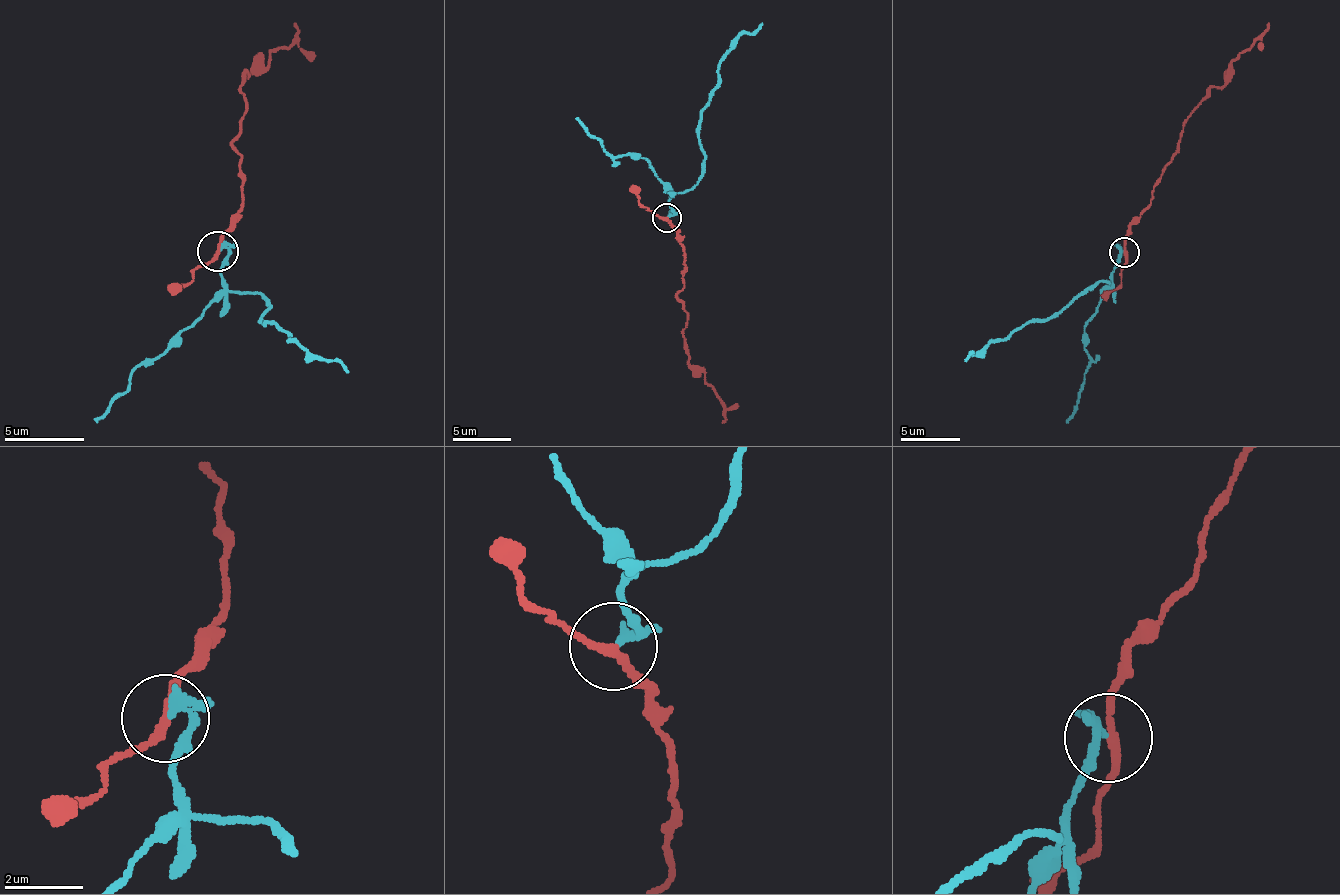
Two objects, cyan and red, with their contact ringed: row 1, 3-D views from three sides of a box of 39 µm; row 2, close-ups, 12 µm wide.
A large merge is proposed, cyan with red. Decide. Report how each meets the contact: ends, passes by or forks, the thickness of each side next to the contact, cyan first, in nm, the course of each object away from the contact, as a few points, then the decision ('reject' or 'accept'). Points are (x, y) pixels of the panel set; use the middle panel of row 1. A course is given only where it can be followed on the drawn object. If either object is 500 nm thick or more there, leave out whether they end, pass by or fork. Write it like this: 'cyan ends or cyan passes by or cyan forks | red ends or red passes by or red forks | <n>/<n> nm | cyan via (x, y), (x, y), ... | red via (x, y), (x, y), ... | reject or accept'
cyan passes by | red passes by | 180/190 nm | cyan via (669, 217), (674, 211), (669, 198), (698, 182), (704, 152), (698, 127), (718, 64), (763, 22) | red via (666, 217), (683, 248), (677, 294), (686, 313), (683, 344), (689, 363), (721, 405), (727, 410), (736, 403) | reject

